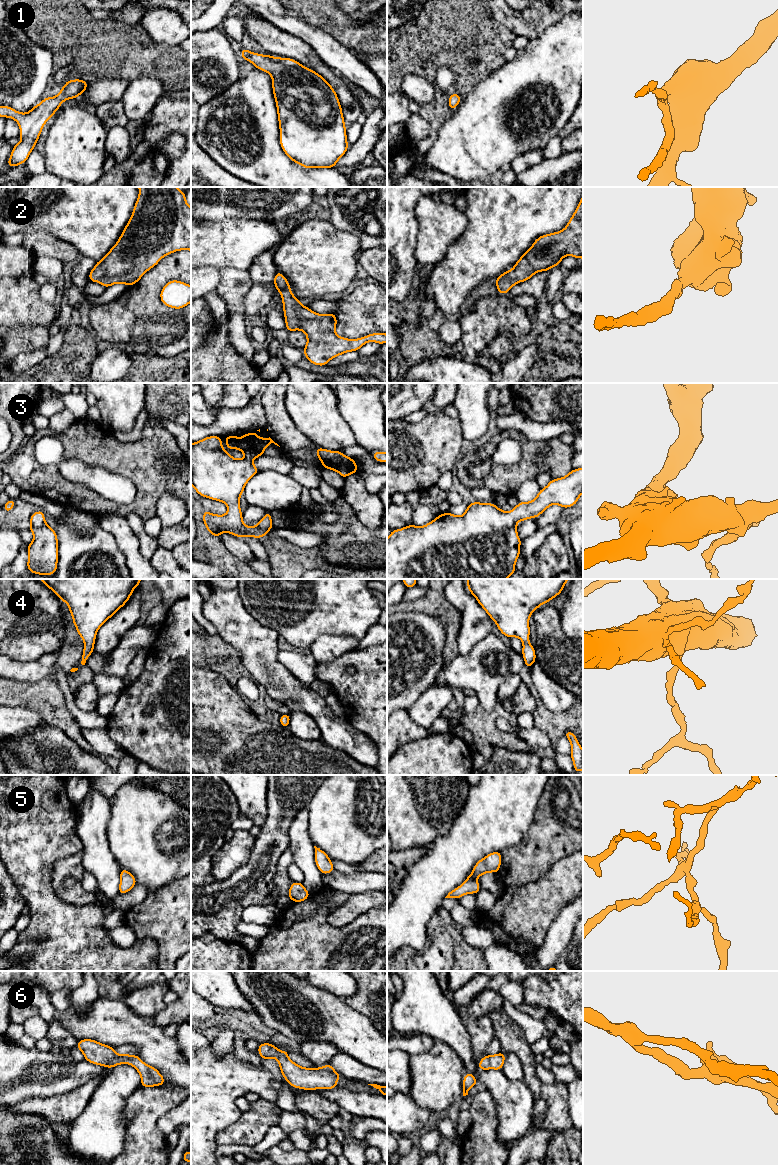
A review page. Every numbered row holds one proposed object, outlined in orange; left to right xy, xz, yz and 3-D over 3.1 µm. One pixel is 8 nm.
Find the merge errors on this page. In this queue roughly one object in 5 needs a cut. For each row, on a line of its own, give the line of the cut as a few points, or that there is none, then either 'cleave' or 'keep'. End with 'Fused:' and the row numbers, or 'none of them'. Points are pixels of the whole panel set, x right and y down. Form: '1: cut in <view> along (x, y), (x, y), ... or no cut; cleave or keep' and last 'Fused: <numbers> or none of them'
1: no cut; keep
2: no cut; keep
3: no cut; keep
4: no cut; keep
5: no cut; keep
6: no cut; keep
Fused: none of them

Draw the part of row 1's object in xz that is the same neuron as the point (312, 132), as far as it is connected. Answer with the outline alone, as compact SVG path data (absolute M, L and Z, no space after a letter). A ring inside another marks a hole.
M241 49L243 59L272 77L280 145L304 168L332 168L348 149L336 92L321 75L291 58Z

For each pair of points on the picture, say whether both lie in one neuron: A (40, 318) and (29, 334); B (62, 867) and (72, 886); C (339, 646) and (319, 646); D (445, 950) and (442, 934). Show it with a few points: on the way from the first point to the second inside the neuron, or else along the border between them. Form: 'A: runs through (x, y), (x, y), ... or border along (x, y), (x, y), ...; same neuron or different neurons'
A: border along (46, 325), (11, 326); different neurons
B: runs through (65, 872), (67, 881); same neuron
C: runs through (334, 646), (324, 646); same neuron
D: runs through (442, 946), (442, 938); same neuron

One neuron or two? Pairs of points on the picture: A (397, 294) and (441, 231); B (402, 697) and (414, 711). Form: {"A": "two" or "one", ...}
{"A": "two", "B": "two"}

